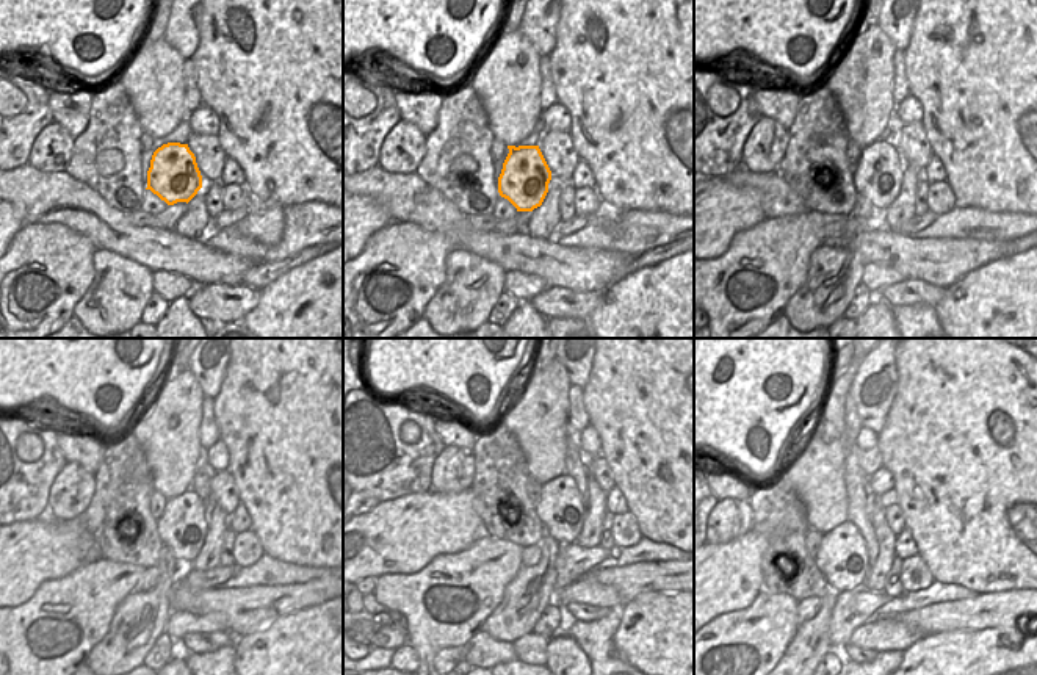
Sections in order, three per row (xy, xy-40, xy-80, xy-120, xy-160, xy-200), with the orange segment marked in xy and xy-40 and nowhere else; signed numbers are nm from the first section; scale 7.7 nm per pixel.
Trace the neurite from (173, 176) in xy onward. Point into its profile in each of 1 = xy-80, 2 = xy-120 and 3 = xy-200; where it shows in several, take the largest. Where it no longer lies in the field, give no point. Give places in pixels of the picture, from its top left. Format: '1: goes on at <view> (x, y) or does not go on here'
1: goes on at xy-80 (878, 176)
2: goes on at xy-120 (182, 527)
3: goes on at xy-200 (841, 556)

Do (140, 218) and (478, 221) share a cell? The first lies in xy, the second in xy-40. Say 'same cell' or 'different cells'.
same cell

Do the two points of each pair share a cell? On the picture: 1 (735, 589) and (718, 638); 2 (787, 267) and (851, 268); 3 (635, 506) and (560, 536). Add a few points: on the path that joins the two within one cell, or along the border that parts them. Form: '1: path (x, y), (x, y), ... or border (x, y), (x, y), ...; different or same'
1: border (758, 592), (747, 606), (721, 613), (710, 620); different
2: border (823, 243), (810, 256), (805, 281), (790, 299); different
3: border (556, 512), (563, 520), (569, 550); different

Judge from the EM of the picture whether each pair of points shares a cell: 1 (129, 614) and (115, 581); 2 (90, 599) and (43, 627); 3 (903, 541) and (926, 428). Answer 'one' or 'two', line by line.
1: two
2: one
3: two

